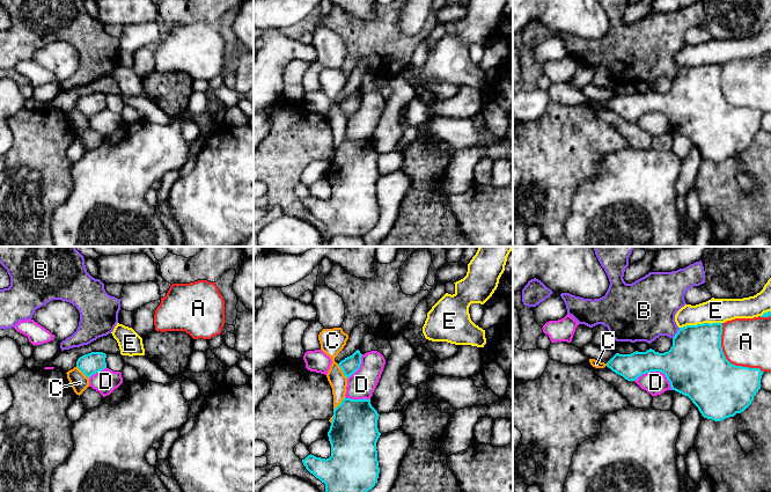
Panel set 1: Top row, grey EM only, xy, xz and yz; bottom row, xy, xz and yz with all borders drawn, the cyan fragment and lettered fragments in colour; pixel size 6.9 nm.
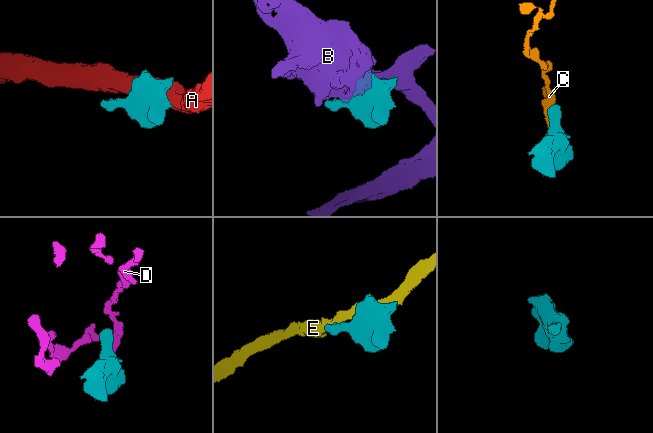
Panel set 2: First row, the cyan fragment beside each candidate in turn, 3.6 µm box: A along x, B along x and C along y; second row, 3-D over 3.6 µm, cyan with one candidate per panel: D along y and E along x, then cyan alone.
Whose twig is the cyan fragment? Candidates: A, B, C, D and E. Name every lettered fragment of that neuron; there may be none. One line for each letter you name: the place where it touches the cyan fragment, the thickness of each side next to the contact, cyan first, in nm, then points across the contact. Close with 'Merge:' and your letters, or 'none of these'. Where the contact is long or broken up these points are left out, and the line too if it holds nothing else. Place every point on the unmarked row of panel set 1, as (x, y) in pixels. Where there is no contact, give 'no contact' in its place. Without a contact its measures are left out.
Merge: none of these

